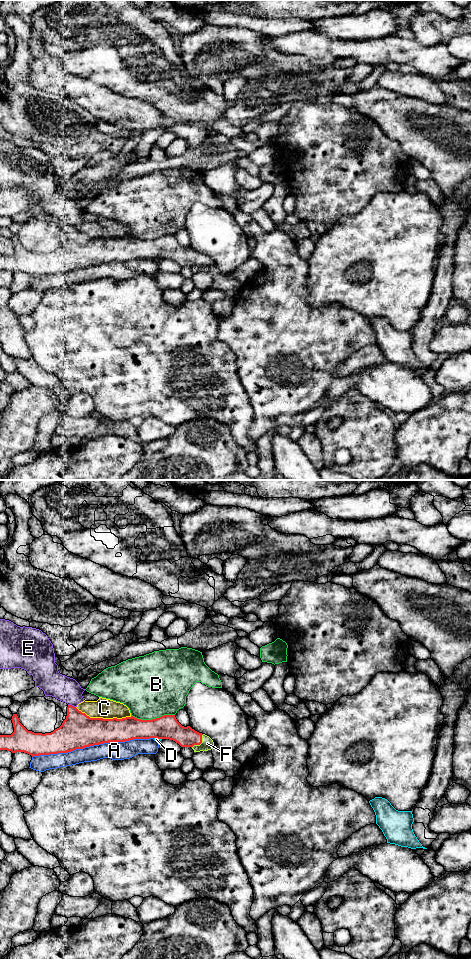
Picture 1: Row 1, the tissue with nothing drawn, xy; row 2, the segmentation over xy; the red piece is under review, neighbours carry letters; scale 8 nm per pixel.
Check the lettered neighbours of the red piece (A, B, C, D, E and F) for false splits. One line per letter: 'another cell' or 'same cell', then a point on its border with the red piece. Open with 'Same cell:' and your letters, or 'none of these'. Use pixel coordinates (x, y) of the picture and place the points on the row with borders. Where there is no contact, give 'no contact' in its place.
Same cell: F
A: another cell | xy (92, 745)
B: another cell | xy (152, 719)
C: another cell | xy (102, 718)
D: another cell | xy (157, 738)
E: another cell | xy (71, 705)
F: same cell | xy (200, 743)

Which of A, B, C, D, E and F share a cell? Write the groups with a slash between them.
A / B / C / D / E / F

